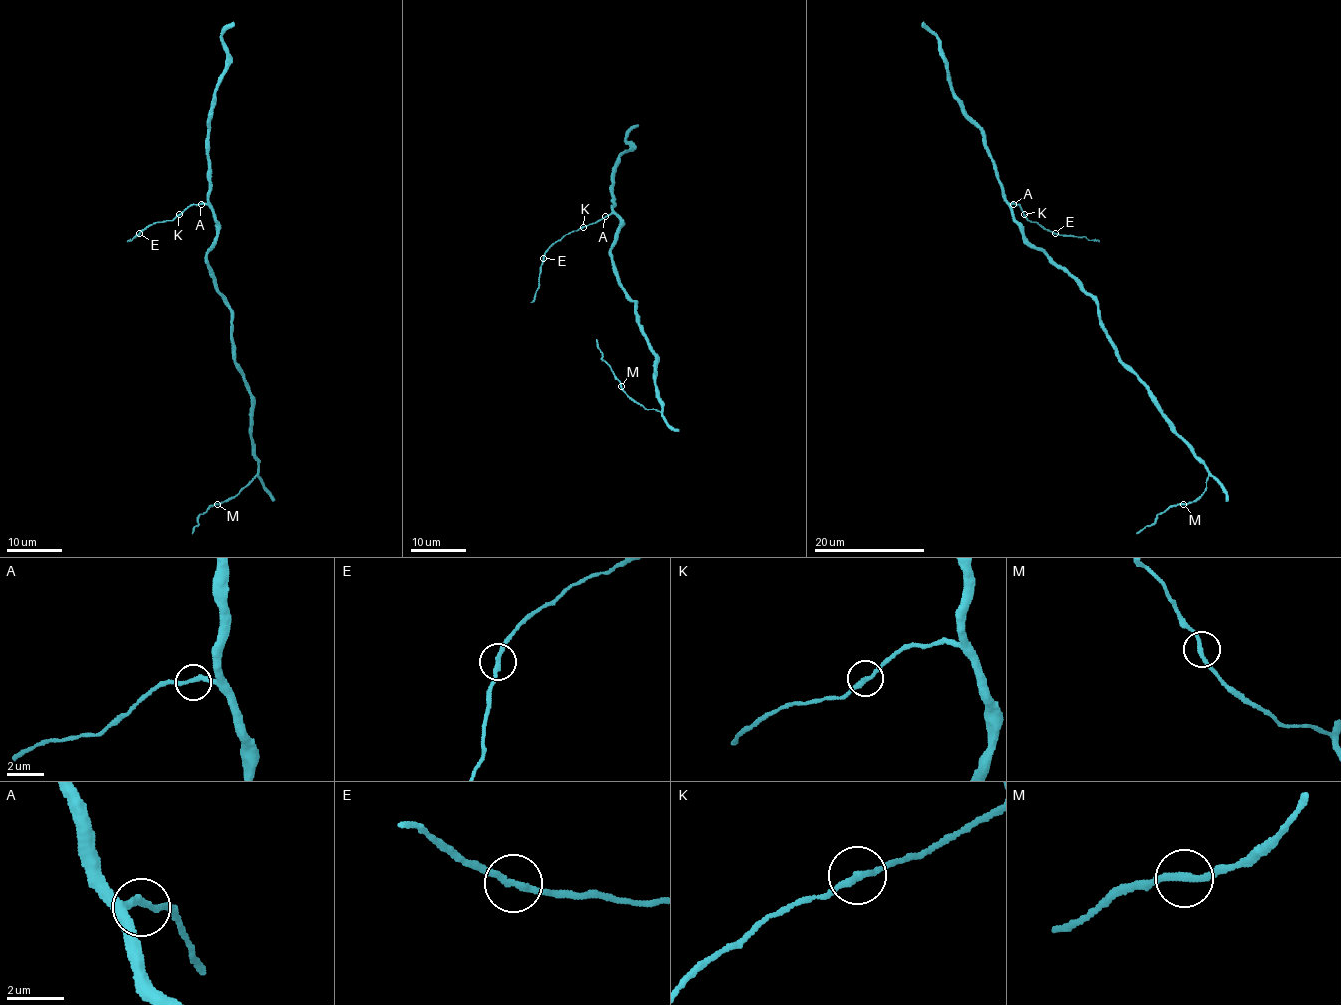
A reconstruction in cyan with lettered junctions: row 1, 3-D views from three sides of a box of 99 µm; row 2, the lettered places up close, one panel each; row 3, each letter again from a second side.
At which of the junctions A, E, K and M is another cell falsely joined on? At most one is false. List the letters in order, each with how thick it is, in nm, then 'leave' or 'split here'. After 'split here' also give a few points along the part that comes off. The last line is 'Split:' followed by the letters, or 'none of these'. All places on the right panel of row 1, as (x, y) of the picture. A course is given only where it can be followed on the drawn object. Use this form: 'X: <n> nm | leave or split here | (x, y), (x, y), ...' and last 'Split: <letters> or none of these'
A: 220 nm | leave
E: 220 nm | leave
K: 240 nm | leave
M: 240 nm | leave
Split: none of these

